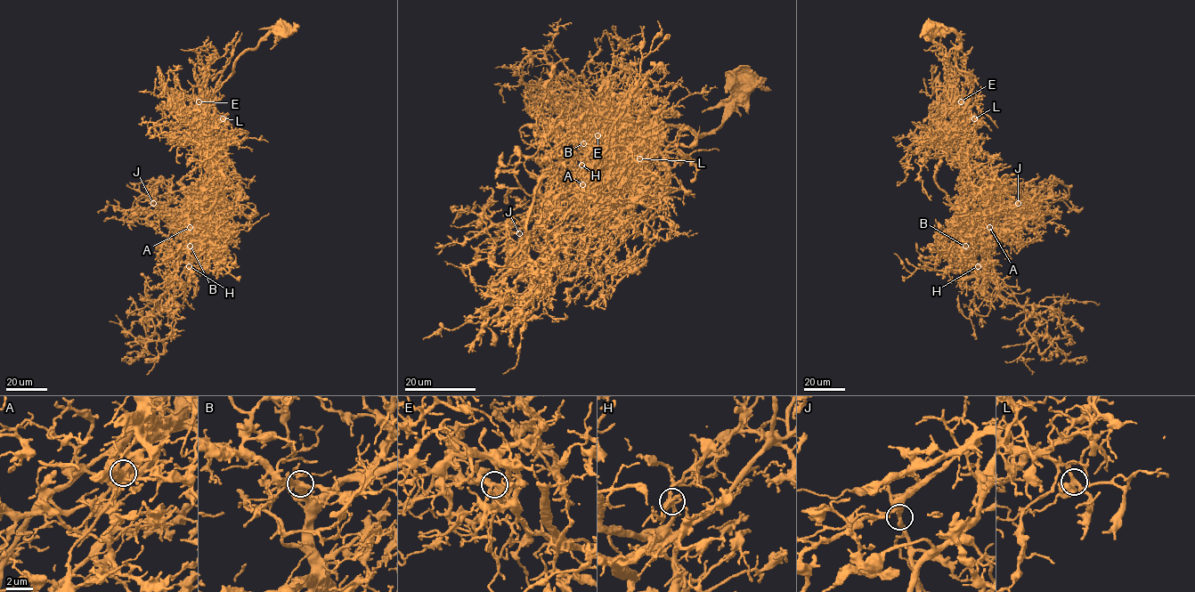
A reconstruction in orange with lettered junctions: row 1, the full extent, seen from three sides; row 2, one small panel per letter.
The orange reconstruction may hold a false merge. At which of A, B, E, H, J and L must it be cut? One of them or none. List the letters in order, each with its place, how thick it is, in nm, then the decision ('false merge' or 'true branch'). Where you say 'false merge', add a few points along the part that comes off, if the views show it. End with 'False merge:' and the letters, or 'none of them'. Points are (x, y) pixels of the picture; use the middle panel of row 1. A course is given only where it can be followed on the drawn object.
A: at (582, 184); 420 nm thick; true branch
B: at (583, 143); 440 nm thick; true branch
E: at (597, 135); 360 nm thick; true branch
H: at (581, 165); 240 nm thick; true branch
J: at (519, 233); 240 nm thick; true branch
L: at (639, 158); 320 nm thick; true branch
False merge: none of them

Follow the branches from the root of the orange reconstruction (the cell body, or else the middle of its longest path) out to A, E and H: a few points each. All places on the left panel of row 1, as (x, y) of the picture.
A: (283, 29), (271, 31), (238, 58), (234, 72), (208, 105), (202, 141), (209, 180), (200, 217), (190, 227)
E: (283, 29), (284, 32), (271, 31), (238, 58), (234, 72), (204, 100), (201, 112), (199, 101)
H: (283, 29), (238, 58), (208, 105), (202, 141), (209, 180), (186, 248), (189, 266)

